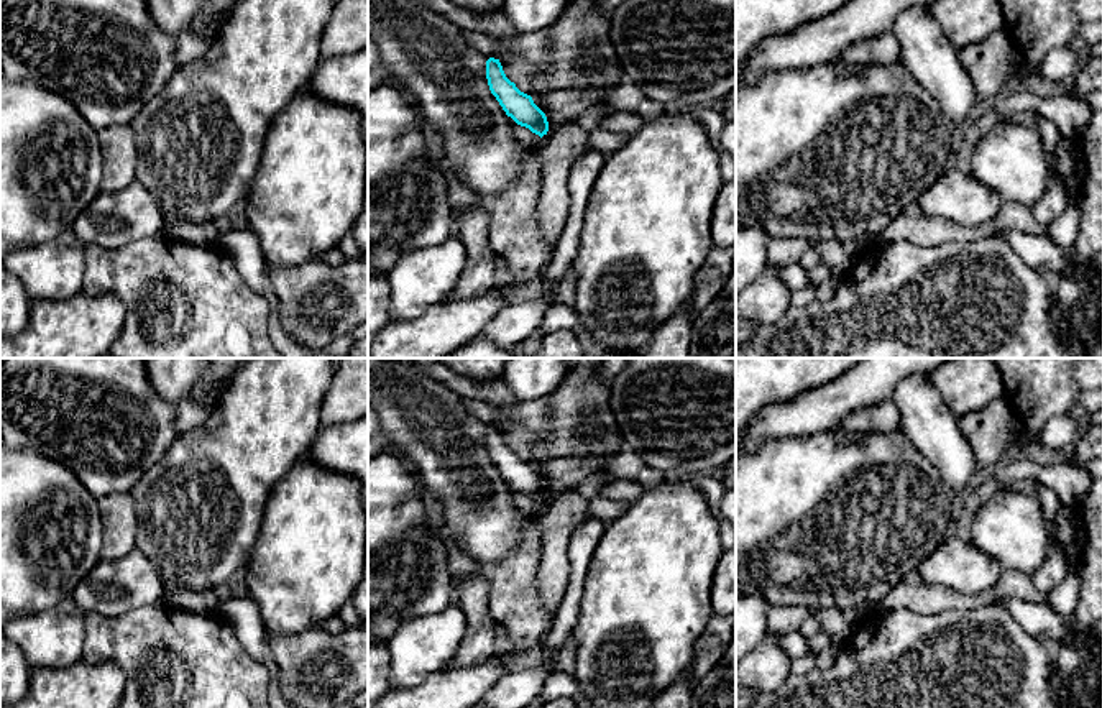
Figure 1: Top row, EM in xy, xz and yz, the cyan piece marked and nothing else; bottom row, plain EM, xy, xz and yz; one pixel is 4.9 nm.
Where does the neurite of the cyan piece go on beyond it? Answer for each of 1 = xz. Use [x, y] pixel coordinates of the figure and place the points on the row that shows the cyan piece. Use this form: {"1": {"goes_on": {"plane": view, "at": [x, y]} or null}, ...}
{"1": {"goes_on": null}}

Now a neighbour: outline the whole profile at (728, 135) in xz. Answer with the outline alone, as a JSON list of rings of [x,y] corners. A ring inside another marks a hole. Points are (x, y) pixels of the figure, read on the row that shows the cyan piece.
[[[724,118],[719,141],[723,149],[736,161],[736,118]]]

